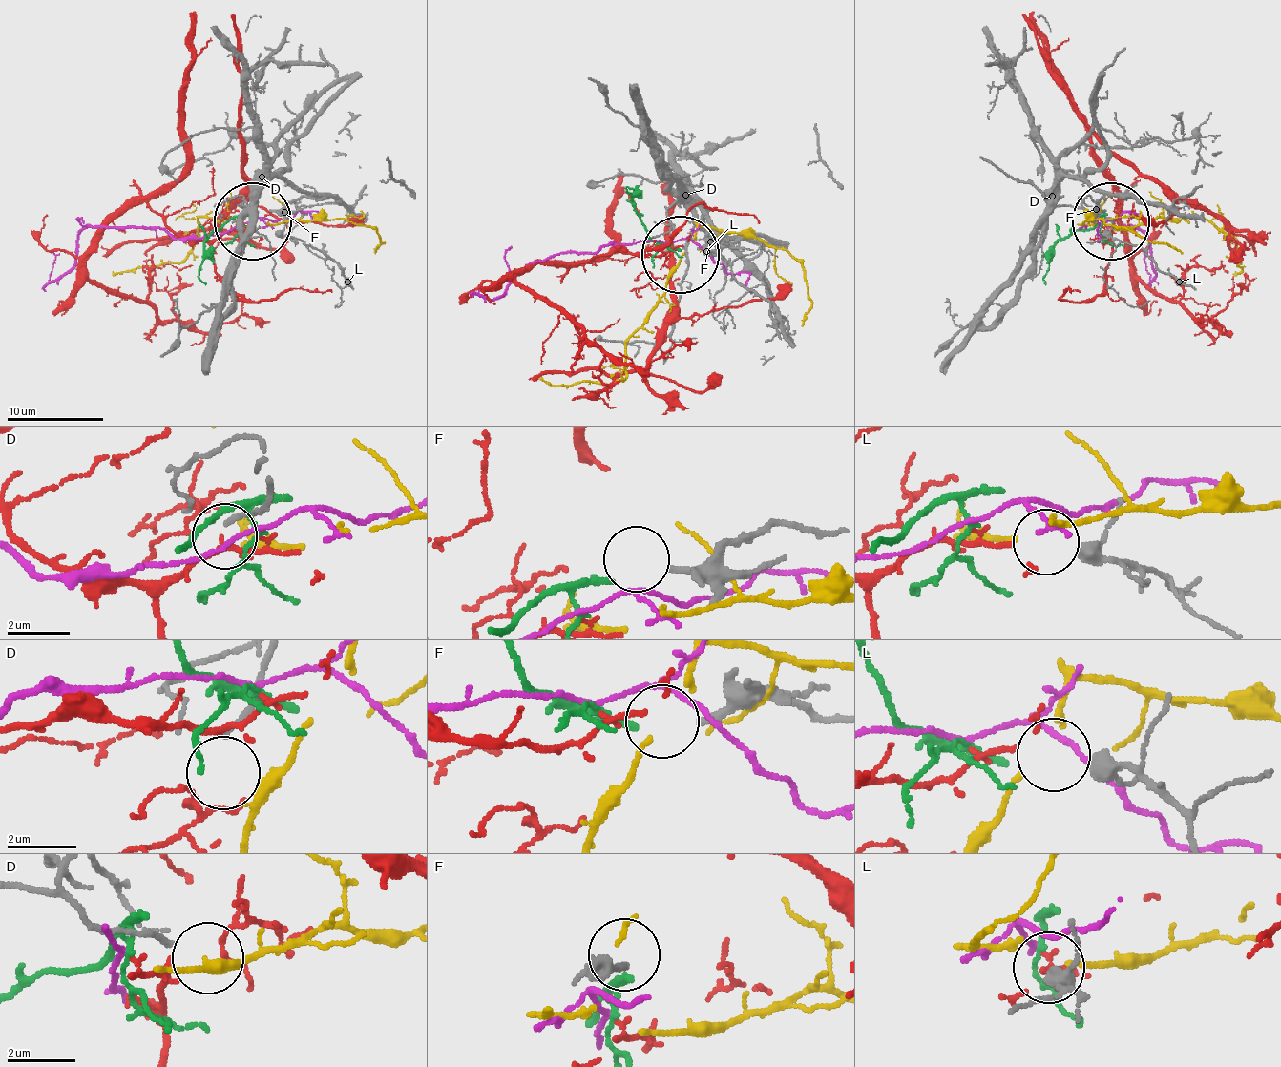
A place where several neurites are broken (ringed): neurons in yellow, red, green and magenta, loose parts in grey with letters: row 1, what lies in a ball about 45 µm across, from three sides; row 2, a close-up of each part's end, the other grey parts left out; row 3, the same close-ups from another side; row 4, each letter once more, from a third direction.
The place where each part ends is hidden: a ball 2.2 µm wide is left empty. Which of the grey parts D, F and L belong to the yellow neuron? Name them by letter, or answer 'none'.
none

